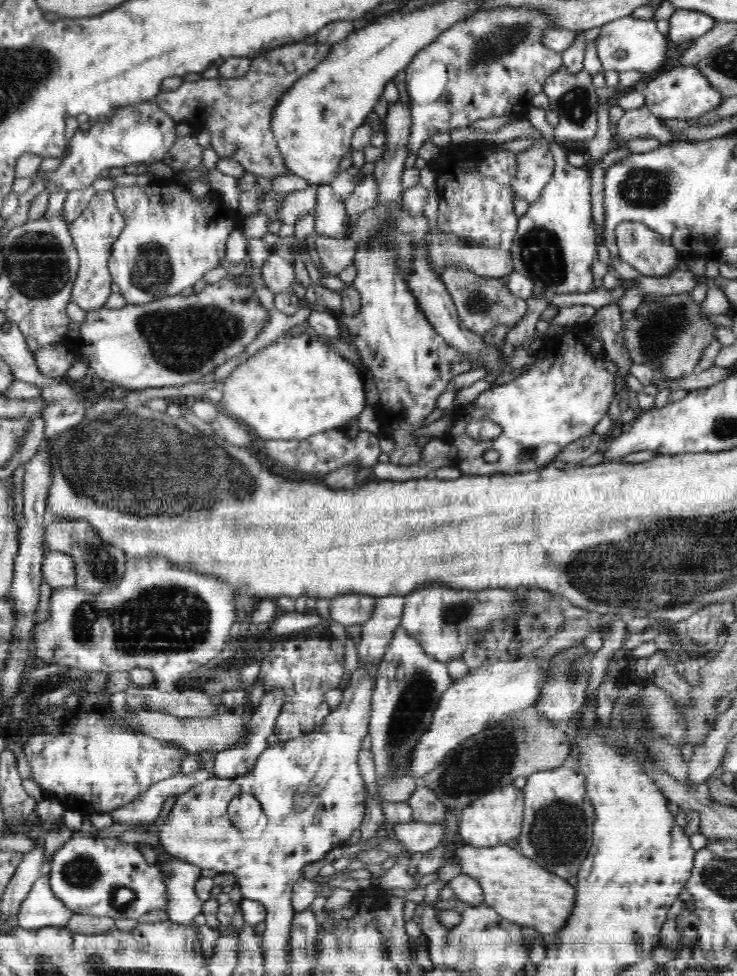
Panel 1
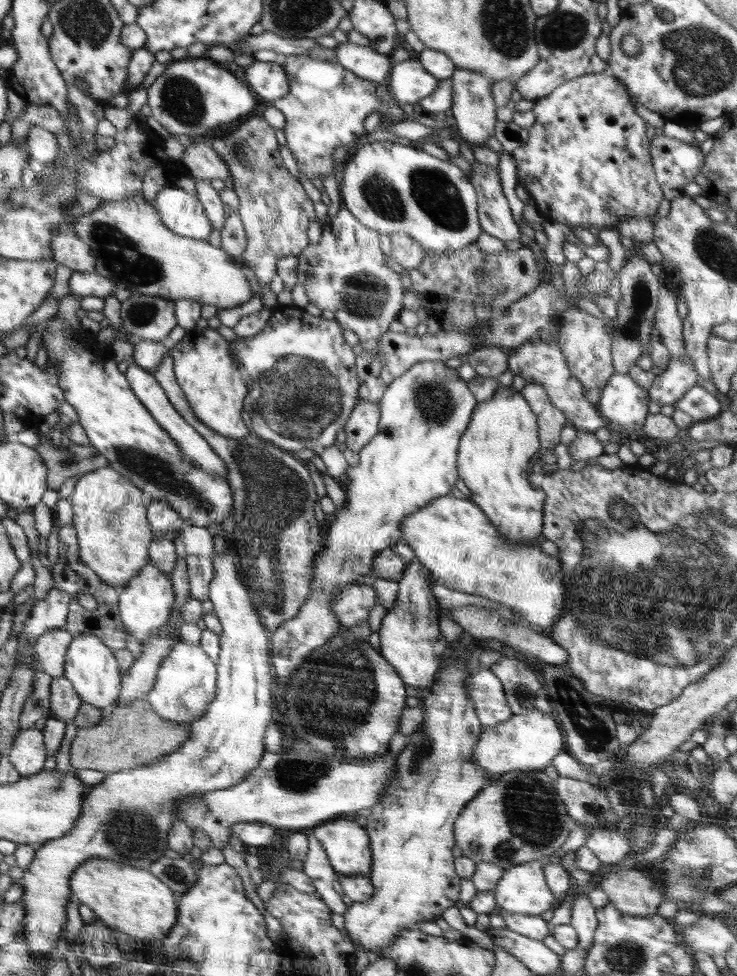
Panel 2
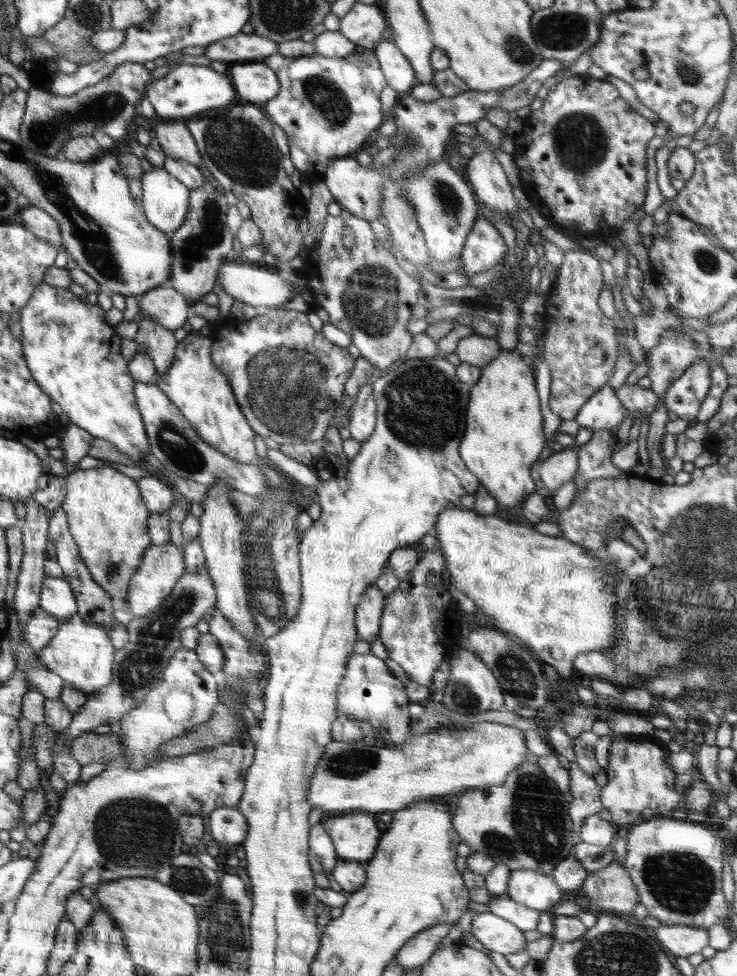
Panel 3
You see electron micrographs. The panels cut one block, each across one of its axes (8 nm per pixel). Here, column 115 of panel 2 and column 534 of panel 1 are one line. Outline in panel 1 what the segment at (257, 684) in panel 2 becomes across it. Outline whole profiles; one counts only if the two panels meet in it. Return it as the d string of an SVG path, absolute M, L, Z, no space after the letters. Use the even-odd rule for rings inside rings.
M573 765L535 772L527 776L525 812L518 848L542 868L560 878L577 876L582 861L593 845L594 807L586 793L586 775Z

